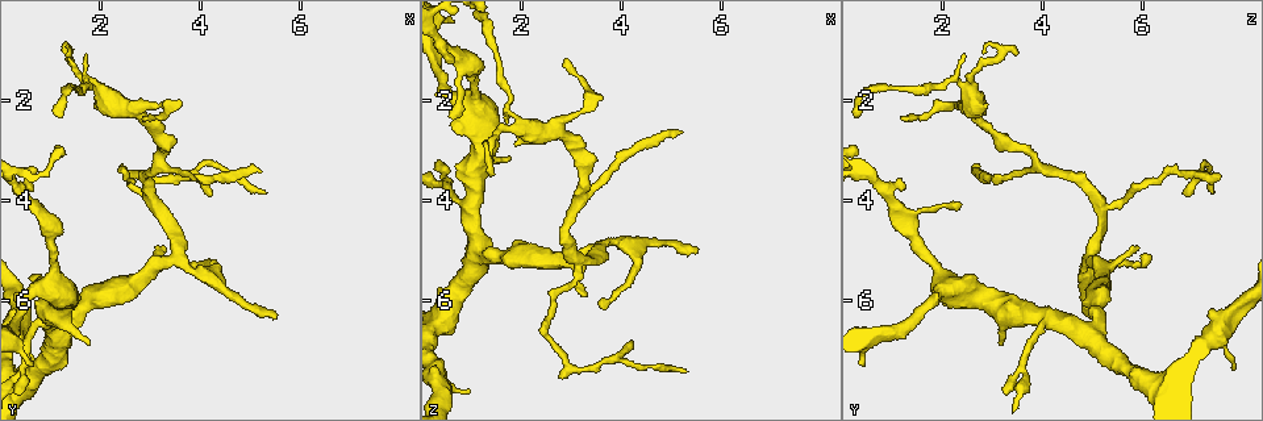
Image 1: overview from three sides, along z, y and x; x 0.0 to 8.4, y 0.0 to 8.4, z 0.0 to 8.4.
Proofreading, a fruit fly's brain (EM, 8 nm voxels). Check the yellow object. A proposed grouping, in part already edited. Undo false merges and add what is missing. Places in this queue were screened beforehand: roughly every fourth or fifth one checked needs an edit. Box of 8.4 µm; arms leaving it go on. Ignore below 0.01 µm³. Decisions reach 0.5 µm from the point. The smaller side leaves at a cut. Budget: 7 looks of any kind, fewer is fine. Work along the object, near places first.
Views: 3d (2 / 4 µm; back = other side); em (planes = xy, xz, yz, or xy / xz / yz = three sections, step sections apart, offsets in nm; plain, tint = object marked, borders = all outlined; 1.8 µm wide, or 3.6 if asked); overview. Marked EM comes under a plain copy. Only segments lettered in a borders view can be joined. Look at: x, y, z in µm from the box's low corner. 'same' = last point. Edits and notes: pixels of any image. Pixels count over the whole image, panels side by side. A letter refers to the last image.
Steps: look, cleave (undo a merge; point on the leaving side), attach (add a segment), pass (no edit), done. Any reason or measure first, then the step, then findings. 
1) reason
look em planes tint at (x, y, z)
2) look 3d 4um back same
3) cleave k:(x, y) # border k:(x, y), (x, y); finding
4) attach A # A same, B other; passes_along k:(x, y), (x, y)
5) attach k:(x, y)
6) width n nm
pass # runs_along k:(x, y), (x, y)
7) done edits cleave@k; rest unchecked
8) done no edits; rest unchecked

three-way junction
look em planes tint at (0.95, 6.40, 4.10)

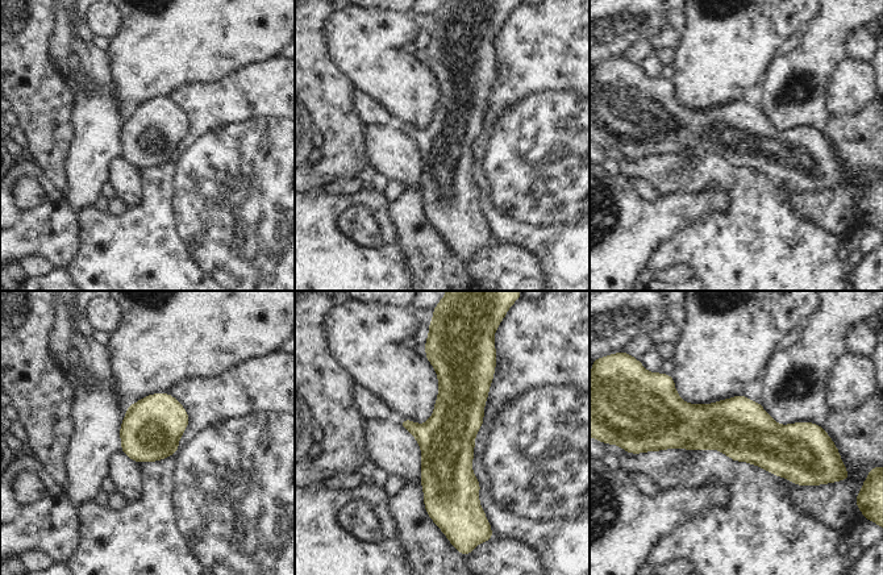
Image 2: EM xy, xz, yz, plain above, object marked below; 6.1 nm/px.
look em planes borders same

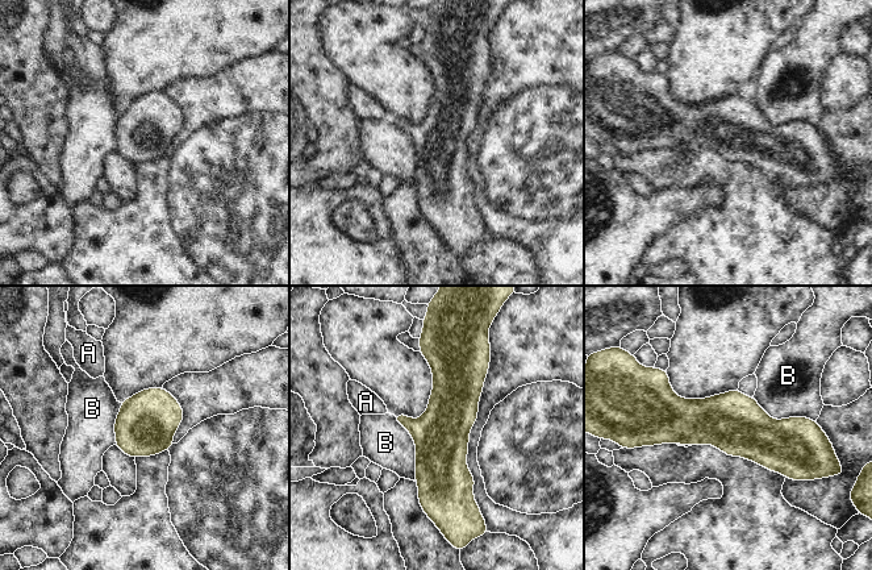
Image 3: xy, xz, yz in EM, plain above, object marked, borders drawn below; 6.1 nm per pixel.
width 340 nm
pass # A other, B other; continuous, no second cell

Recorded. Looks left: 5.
free end
look em planes borders at (3.40, 5.00, 5.90)

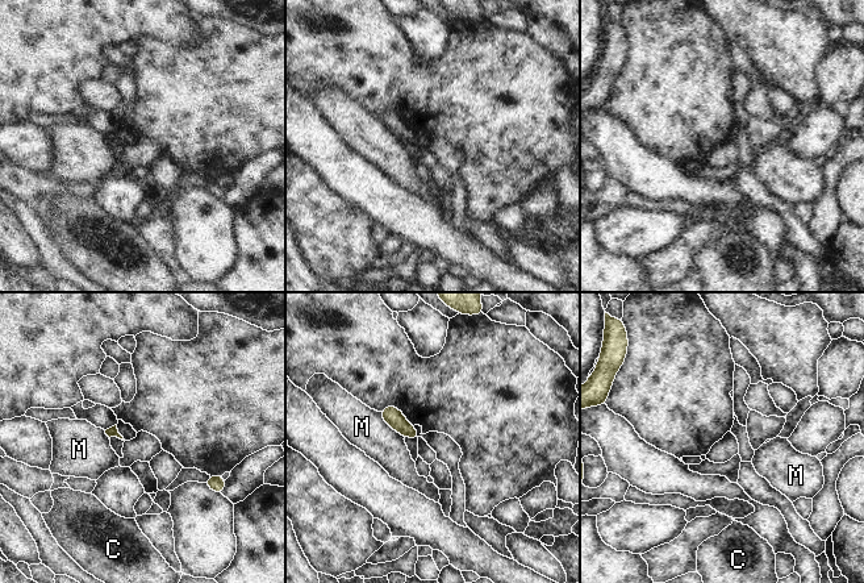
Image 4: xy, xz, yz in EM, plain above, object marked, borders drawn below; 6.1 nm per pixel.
longest_contact M 220 nm
pass # C other, M other; border 4:(379, 412), (380, 417), (404, 437); no lettered segment goes on from it

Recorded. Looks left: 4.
arms part here
look em planes borders at (3.20, 3.30, 3.90)

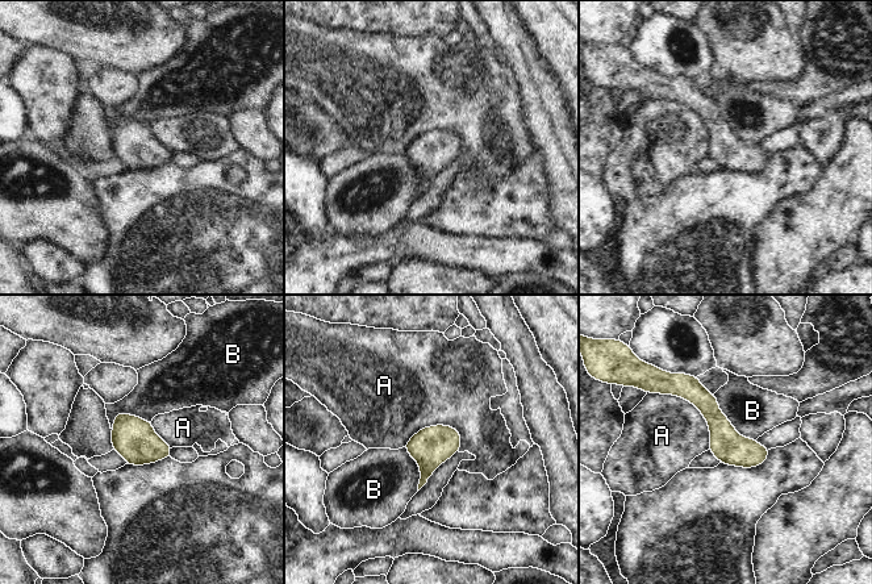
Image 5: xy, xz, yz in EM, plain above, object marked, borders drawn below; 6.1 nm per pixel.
longest_contact A 500 nm
pass # A other, B other; border 5:(713, 393), (731, 425), (755, 439); all the same cell

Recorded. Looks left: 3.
done no edits; rest unchecked

